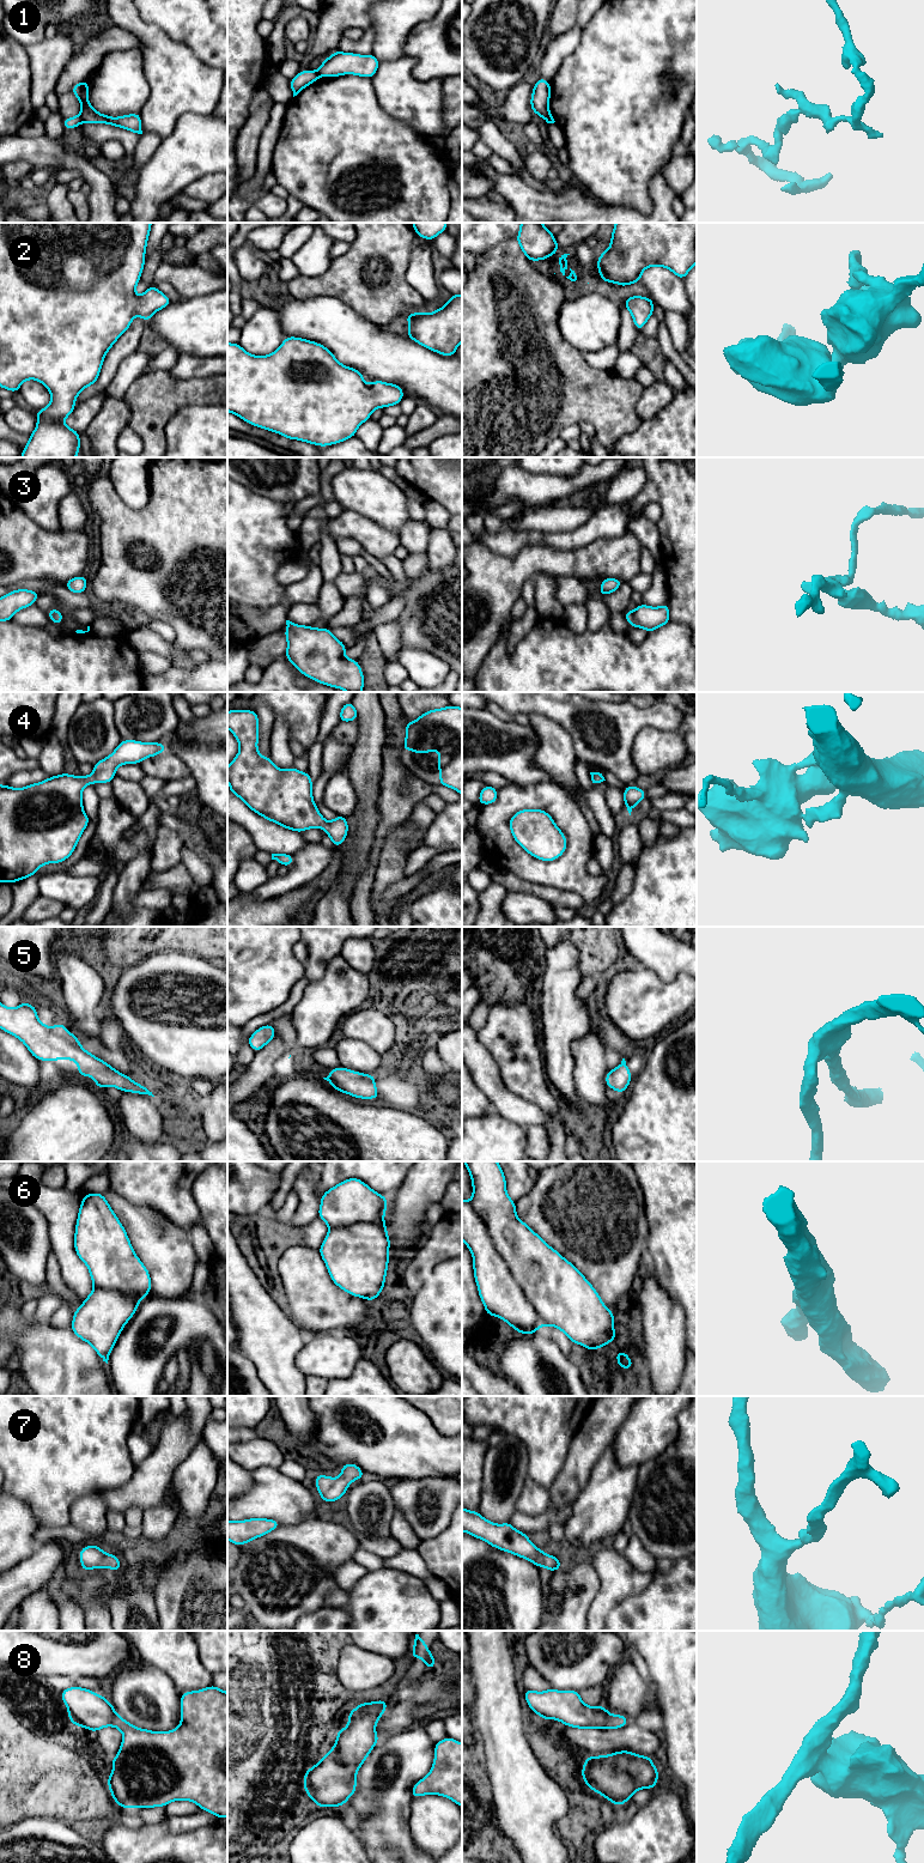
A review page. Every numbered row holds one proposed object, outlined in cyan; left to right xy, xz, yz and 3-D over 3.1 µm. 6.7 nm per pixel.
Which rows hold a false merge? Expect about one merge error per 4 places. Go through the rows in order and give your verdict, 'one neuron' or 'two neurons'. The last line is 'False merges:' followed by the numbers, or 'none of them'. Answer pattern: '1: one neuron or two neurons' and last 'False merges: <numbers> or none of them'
1: two neurons
2: one neuron
3: one neuron
4: one neuron
5: one neuron
6: one neuron
7: one neuron
8: one neuron
False merges: 1

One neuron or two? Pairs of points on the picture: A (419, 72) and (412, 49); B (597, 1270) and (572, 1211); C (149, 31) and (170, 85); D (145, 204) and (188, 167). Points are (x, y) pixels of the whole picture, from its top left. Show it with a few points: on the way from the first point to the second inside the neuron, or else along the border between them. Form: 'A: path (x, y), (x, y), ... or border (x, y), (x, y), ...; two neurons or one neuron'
A: path (421, 66), (421, 58), (418, 54); one neuron
B: path (597, 1256), (597, 1236), (587, 1225); one neuron
C: path (154, 44), (170, 67), (170, 72); one neuron
D: path (156, 193), (177, 171); one neuron

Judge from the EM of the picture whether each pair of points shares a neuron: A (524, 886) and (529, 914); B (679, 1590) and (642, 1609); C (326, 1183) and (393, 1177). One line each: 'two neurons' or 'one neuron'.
A: two neurons
B: one neuron
C: one neuron

